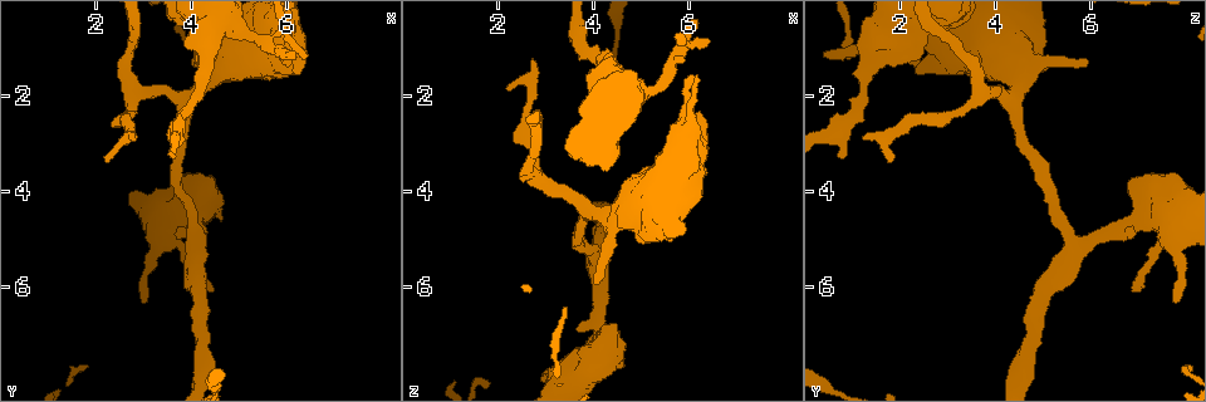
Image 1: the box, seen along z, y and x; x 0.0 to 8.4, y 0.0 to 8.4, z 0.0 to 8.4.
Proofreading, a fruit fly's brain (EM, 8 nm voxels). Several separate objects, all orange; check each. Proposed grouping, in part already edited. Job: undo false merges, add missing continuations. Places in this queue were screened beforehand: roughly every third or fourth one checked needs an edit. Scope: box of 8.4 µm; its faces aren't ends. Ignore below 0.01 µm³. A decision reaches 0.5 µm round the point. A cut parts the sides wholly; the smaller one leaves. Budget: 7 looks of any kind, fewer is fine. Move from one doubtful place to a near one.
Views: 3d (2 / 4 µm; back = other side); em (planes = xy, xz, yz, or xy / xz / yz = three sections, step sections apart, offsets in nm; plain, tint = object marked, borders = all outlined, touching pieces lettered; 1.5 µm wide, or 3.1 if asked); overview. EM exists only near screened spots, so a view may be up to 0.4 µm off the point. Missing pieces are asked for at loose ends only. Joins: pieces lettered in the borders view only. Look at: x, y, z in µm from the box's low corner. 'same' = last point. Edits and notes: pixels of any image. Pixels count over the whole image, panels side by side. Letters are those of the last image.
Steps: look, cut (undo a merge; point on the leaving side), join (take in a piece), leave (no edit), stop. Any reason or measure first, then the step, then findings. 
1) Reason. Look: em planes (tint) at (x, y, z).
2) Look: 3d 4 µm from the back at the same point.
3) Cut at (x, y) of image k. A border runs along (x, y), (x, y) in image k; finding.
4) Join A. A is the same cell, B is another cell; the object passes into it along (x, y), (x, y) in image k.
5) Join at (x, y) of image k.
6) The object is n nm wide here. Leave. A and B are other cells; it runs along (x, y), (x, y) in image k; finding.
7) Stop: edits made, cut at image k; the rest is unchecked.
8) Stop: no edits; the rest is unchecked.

An open end. Look: em yz step 8 (borders) at (3.05, 6.35, 7.80).

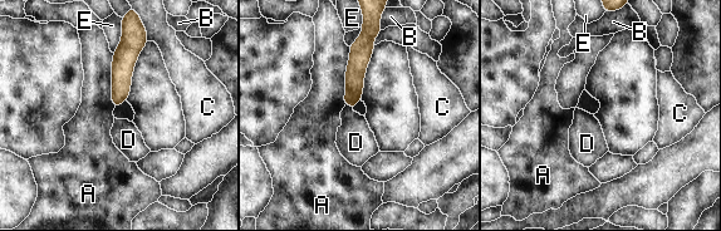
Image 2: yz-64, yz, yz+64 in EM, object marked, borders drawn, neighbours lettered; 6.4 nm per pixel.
Look: em planes (borders) at the same point.

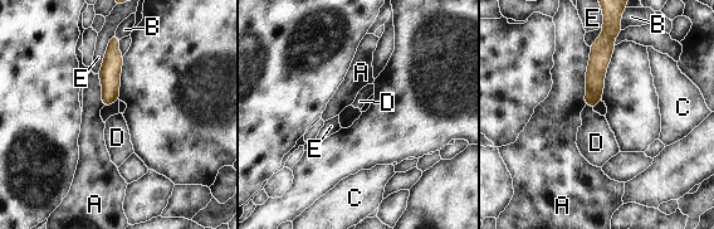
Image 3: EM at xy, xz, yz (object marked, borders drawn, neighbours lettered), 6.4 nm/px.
Leave. A, B, C, D and E are other cells; none of them fits.

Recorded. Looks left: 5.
An open end. Look: em yz step 8 (borders) at (2.75, 2.85, 1.25).

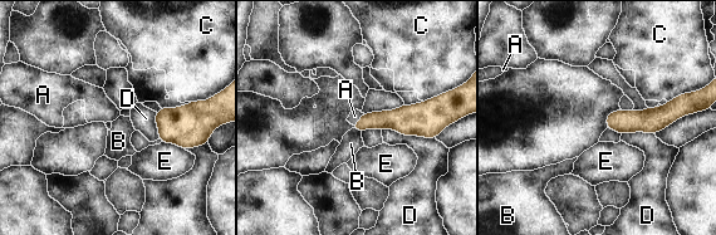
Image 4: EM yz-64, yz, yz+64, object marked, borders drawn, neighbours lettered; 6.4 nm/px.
Cut it another way. Look: em planes (borders) at the same point.

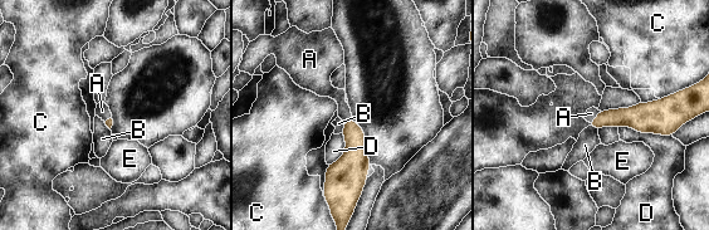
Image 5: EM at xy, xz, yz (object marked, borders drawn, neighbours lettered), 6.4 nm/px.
The longest contact is with D, 360 nm. Join A. A is the same cell, B, C, D and E are other cells; the object passes into it along (635, 117), (596, 117), (591, 113) in image 5; it goes on there.

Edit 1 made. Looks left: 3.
See it whole again. Look: overview.

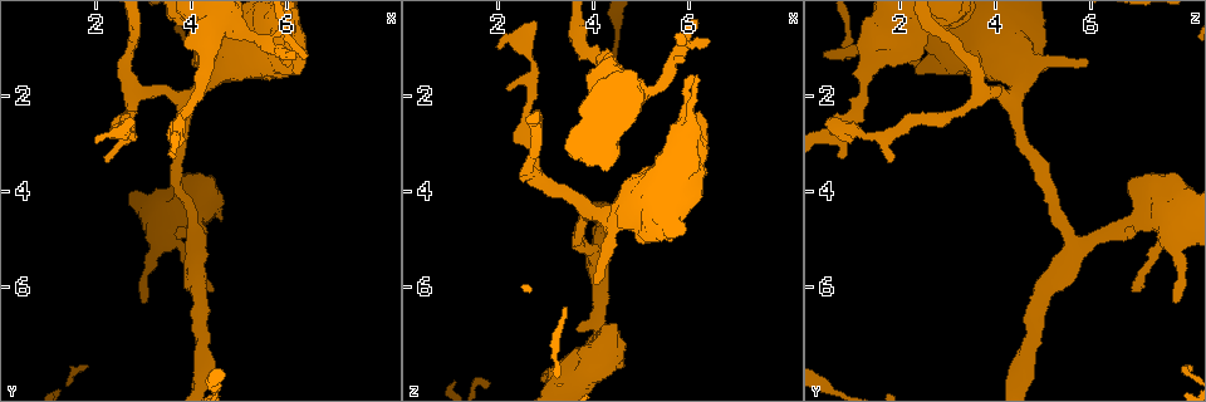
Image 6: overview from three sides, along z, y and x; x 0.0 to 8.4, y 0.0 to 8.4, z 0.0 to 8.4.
Abrupt turn. Look: 3d 4 µm at (5.90, 1.00, 0.95).

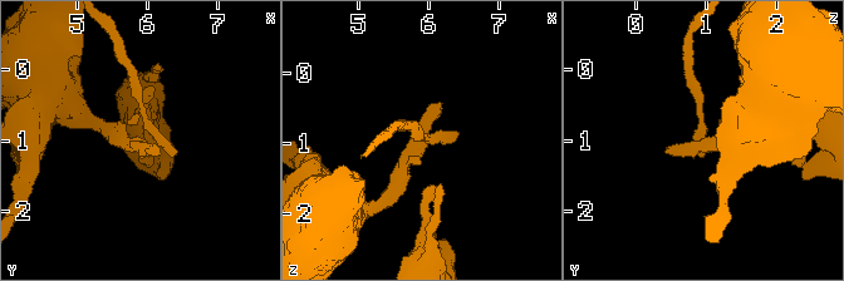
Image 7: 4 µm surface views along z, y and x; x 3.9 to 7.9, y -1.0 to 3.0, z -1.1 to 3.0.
Now the EM. Look: em planes (borders) at (5.95, 1.05, 0.90).

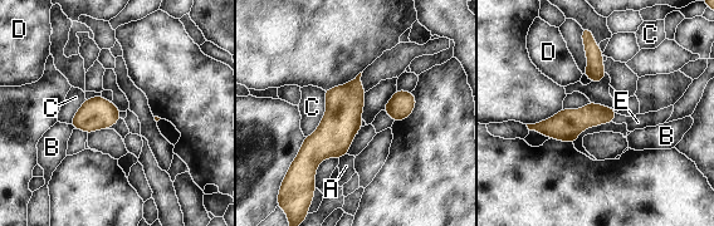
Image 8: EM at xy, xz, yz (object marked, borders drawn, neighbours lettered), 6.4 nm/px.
The longest contact is with C, 320 nm. Leave. A, B, C, D and E are other cells; it runs along (611, 112), (563, 127), (532, 127) in image 8; continuous, no second cell.

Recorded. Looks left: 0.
Stop: edits made, join at image 5; the rest is unchecked.

